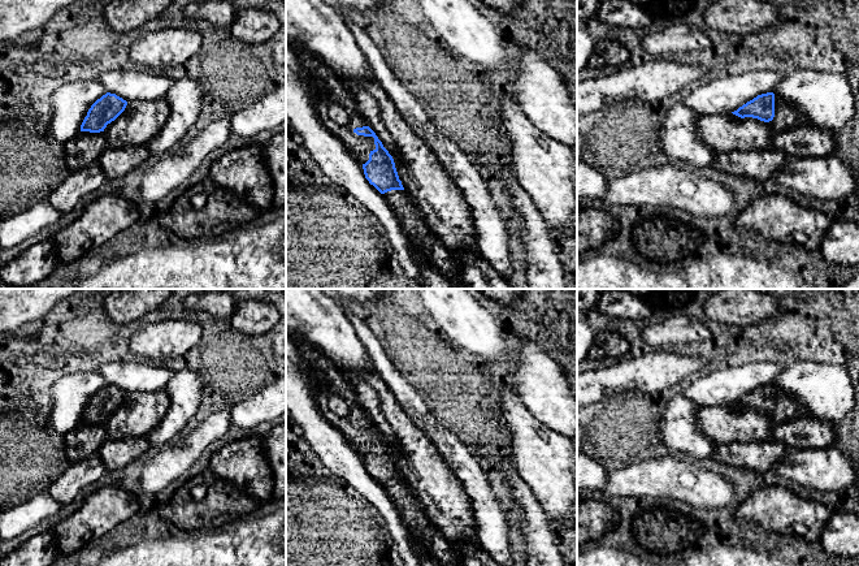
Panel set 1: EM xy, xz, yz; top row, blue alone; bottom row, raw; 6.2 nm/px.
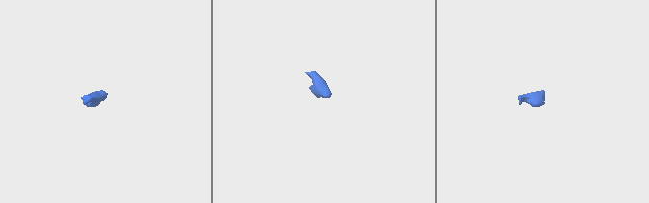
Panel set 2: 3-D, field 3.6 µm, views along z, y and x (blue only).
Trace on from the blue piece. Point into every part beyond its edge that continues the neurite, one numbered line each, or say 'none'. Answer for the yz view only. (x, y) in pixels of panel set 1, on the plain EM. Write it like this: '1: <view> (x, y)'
1: yz (786, 407)

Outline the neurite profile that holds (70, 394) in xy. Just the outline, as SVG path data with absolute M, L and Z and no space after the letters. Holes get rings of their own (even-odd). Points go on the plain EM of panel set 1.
M97 370L79 371L58 379L51 390L49 425L61 435L78 427L88 401L105 385L105 379Z

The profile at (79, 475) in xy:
M97 454L71 463L49 487L48 494L61 505L71 502L79 492L97 484L107 468Z

